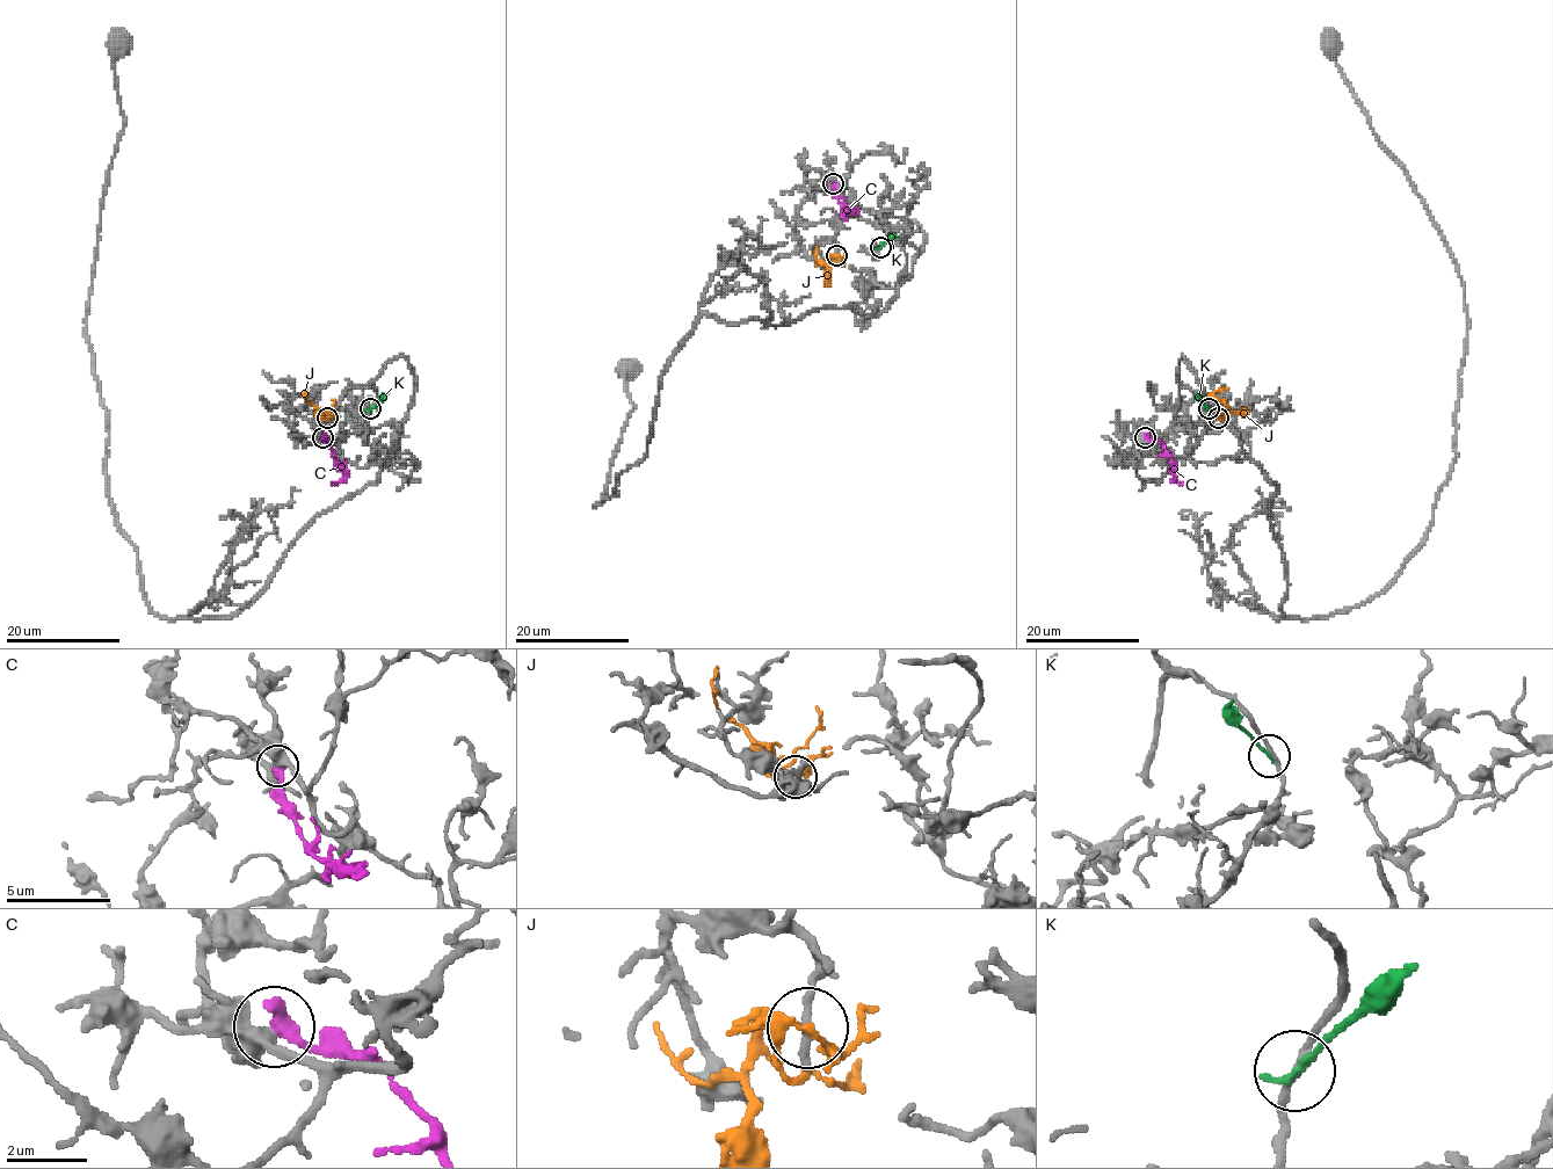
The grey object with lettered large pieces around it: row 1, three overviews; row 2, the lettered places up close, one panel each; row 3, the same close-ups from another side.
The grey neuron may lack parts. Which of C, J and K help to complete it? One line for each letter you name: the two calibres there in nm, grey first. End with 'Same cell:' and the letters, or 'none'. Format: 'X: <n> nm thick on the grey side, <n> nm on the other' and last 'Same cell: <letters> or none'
Same cell: none

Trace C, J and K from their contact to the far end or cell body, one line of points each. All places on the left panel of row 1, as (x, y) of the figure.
C: (324, 437), (345, 476), (335, 484)
J: (326, 419), (311, 404), (305, 389)
K: (370, 408), (387, 394)

